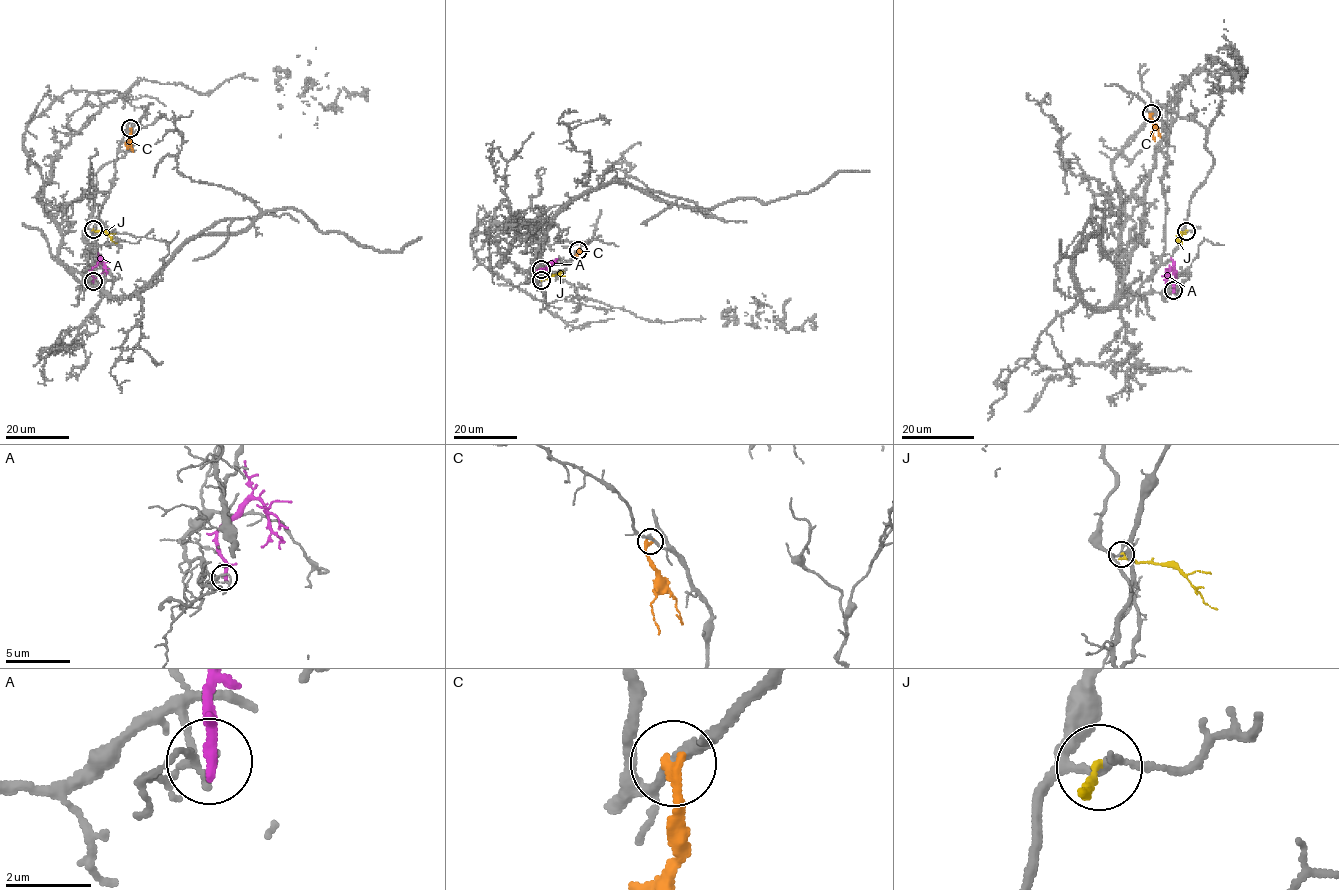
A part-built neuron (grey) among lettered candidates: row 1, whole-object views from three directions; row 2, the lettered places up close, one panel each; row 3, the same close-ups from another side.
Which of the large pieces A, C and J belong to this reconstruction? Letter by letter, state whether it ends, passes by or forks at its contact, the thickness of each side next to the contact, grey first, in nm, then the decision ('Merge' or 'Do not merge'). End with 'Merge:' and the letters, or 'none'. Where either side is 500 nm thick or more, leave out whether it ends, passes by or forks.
A: It passes by. Thickness 130 nm (grey) against 220 nm. Do not merge
C: It ends there. Thickness 240 nm (grey) against 260 nm. Do not merge
J: It ends there. Thickness 140 nm (grey) against 180 nm. Do not merge
Merge: none

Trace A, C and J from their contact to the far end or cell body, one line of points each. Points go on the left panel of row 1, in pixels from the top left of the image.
A: (93, 280), (91, 269), (100, 262), (106, 274)
C: (131, 128), (131, 138), (125, 143), (127, 148), (128, 146)
J: (93, 229), (103, 232), (116, 243)

